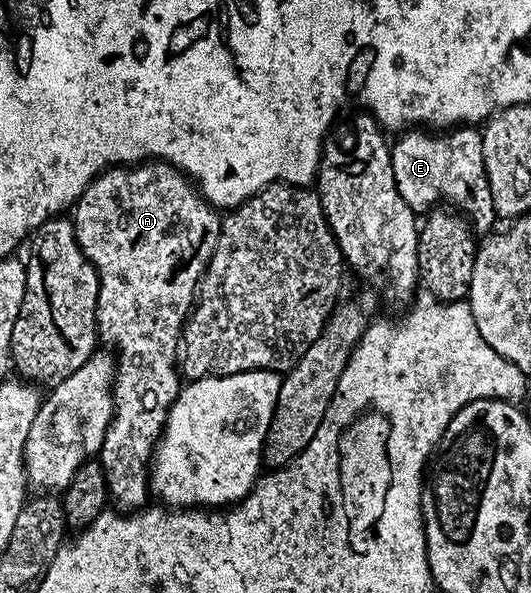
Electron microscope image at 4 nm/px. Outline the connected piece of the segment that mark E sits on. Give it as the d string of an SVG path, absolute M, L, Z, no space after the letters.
M471 124L431 132L435 134L426 134L423 130L426 129L408 128L396 137L399 138L396 142L390 143L393 180L397 180L401 200L411 210L427 212L438 203L435 202L438 198L444 198L447 201L444 203L465 215L476 235L486 235L496 225L497 215L485 172L482 133Z

